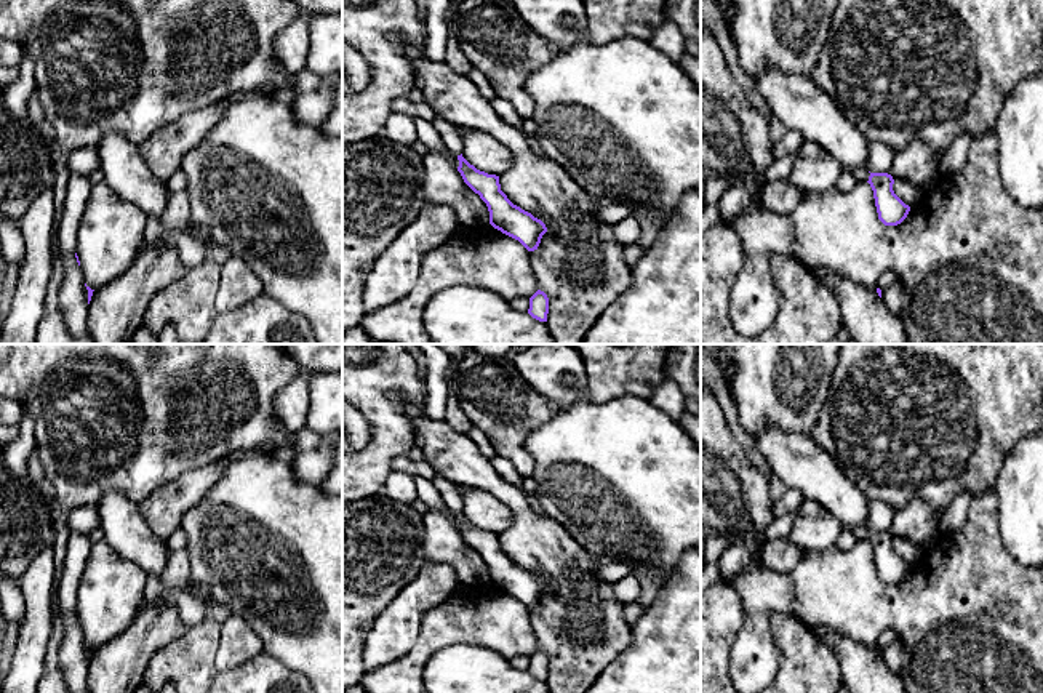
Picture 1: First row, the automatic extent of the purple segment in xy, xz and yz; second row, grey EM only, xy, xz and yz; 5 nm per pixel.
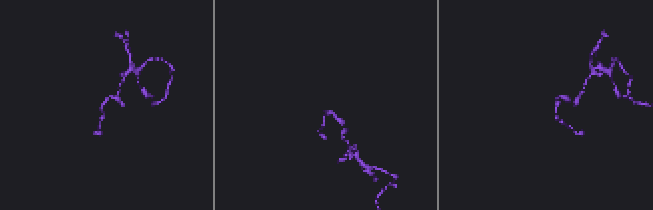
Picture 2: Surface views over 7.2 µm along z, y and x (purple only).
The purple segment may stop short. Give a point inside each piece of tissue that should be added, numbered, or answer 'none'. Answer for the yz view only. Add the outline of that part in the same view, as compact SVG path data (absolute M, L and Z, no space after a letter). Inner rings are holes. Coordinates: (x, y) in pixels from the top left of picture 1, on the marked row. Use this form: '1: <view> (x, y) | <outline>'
1: yz (859, 175) | M851 170L849 173L853 174L853 178L857 184L867 182L869 176L870 176L870 173L867 170Z

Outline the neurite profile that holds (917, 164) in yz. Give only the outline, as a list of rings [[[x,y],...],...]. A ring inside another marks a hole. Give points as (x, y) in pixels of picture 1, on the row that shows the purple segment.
[[[921,141],[910,142],[901,152],[896,152],[888,174],[894,181],[907,179],[920,189],[939,174],[941,158]]]

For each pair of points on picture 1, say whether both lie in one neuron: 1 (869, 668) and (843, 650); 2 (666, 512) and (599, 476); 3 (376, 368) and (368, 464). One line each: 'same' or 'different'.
1: same
2: same
3: same

